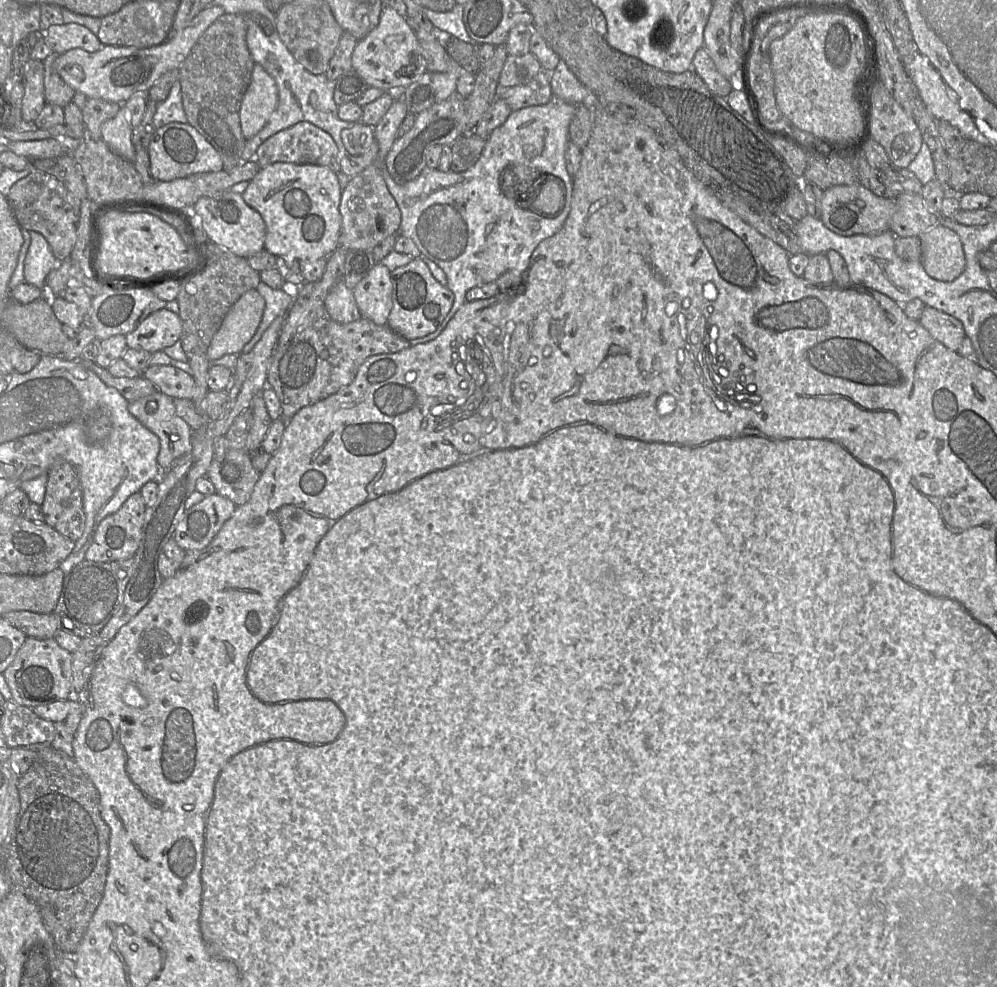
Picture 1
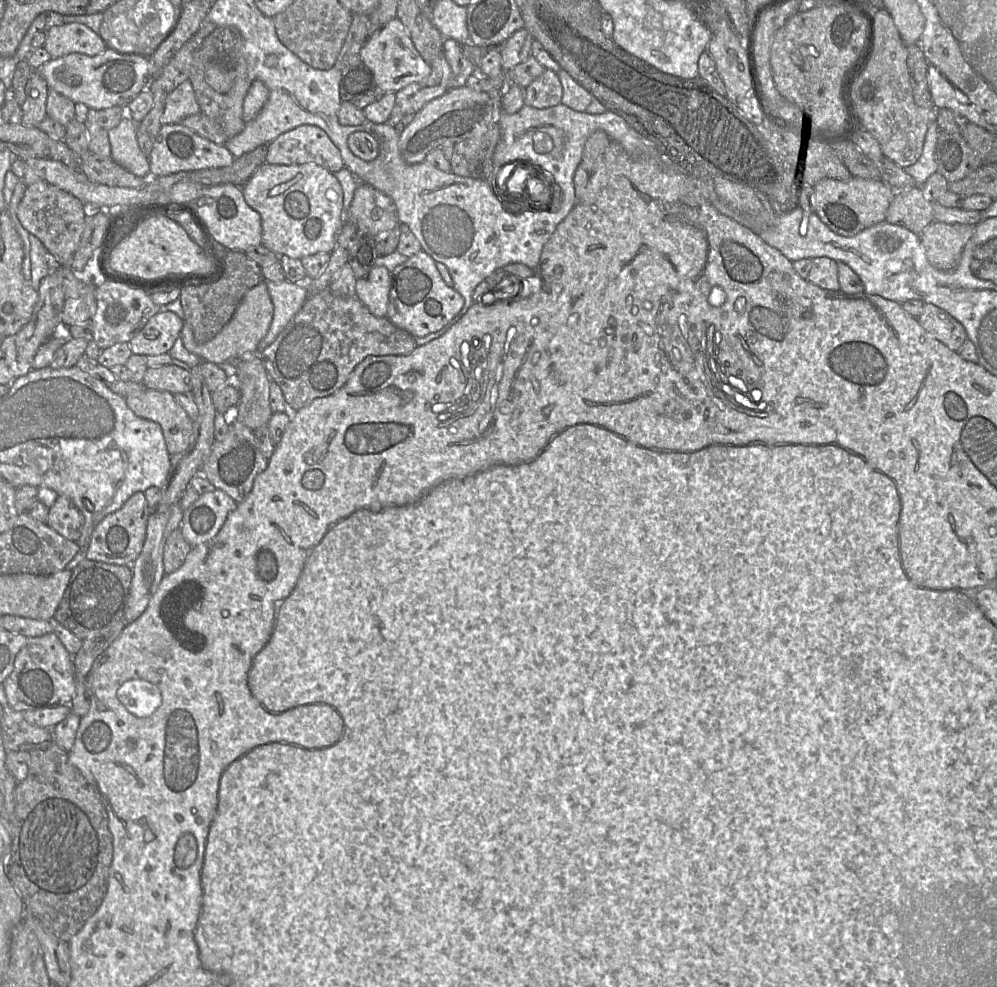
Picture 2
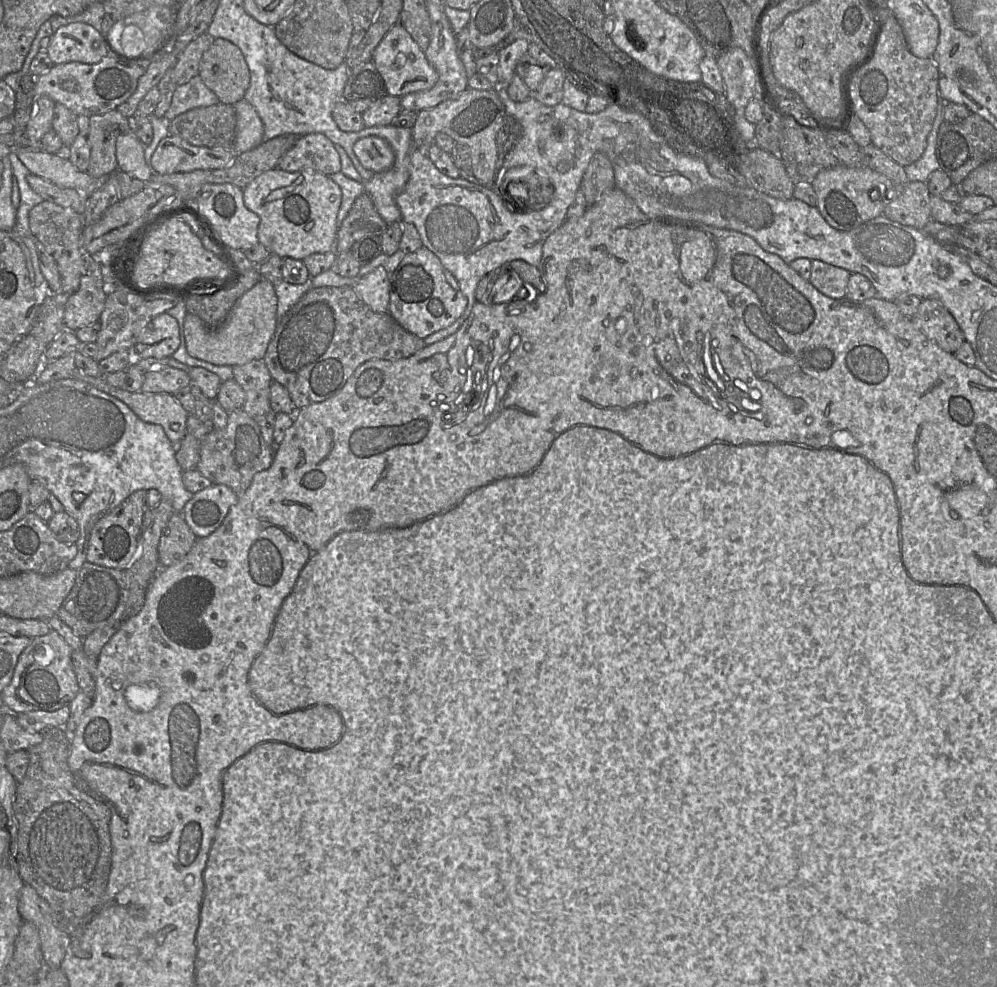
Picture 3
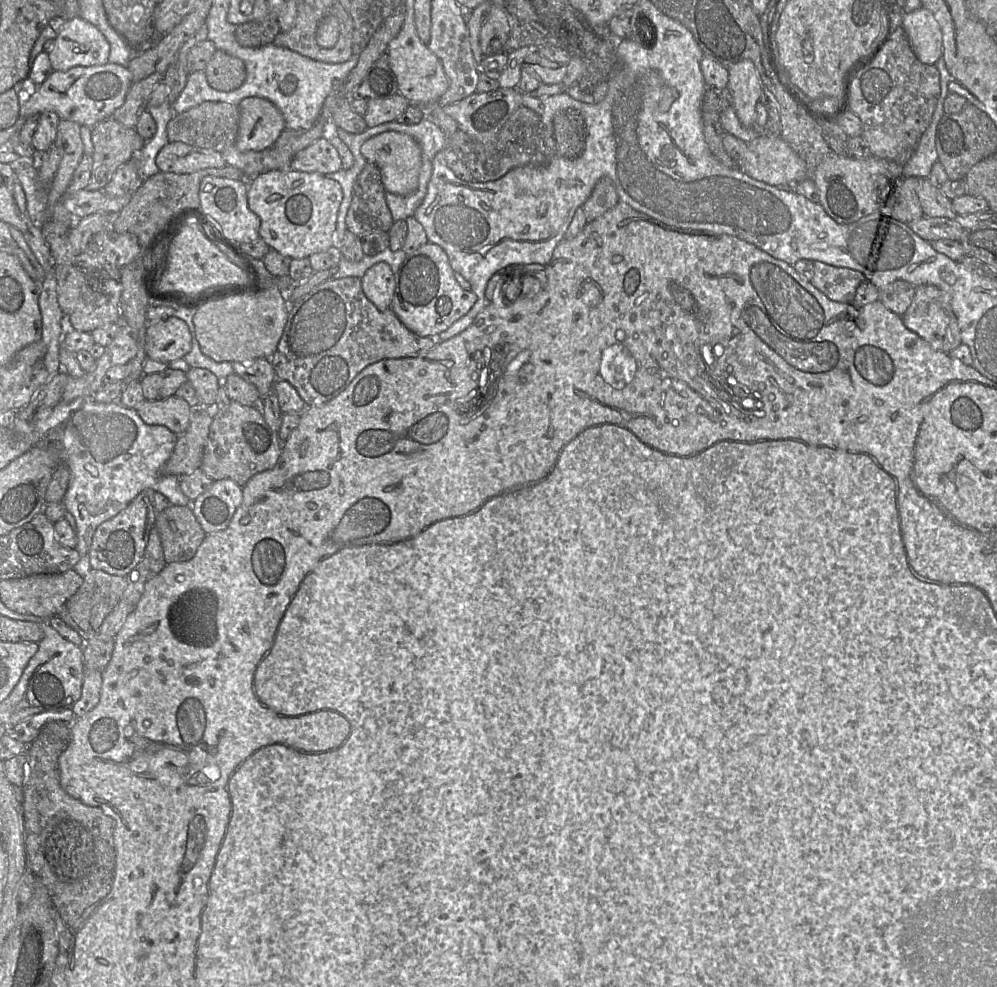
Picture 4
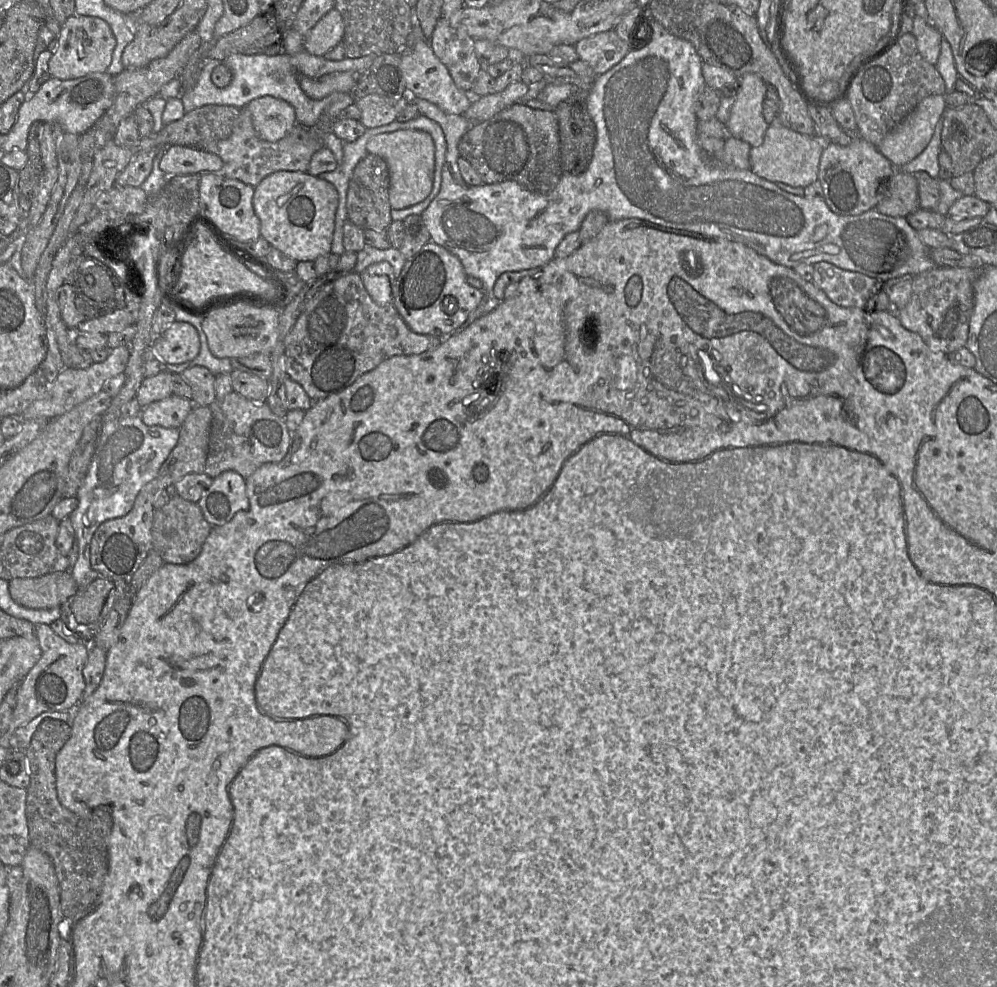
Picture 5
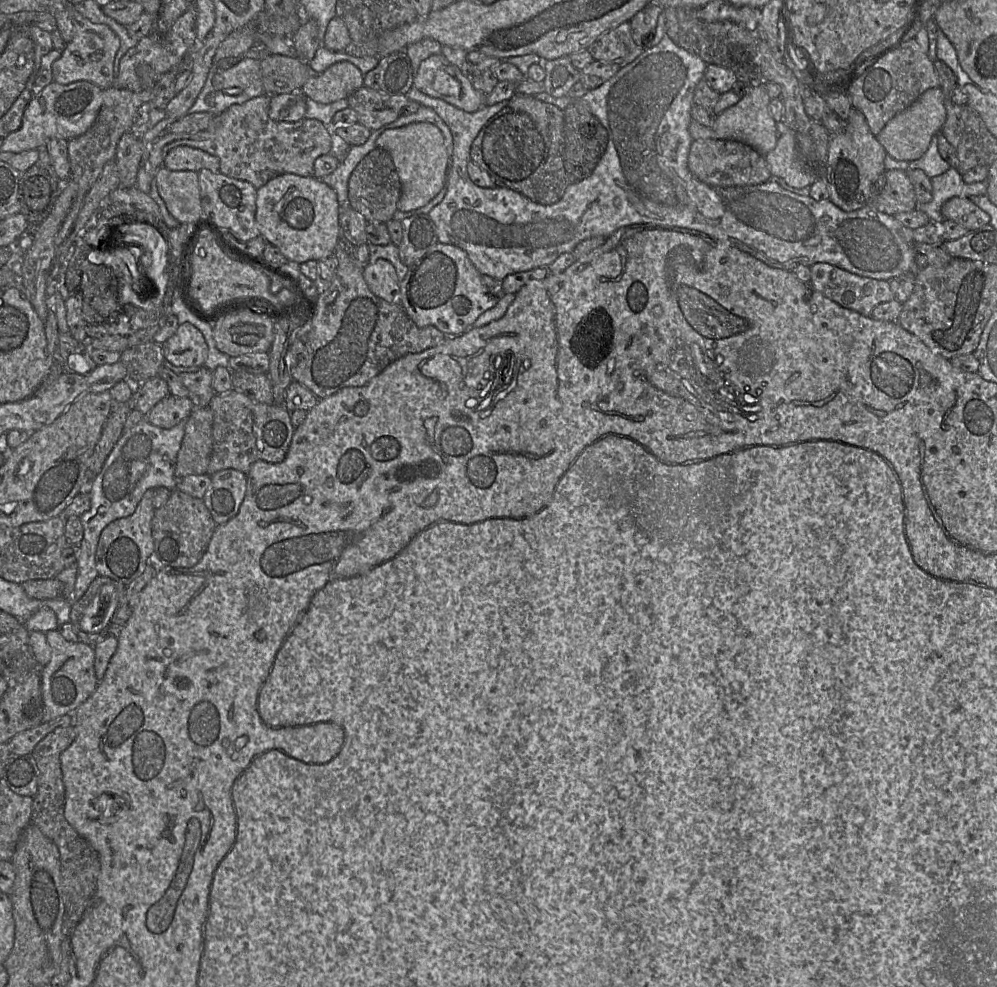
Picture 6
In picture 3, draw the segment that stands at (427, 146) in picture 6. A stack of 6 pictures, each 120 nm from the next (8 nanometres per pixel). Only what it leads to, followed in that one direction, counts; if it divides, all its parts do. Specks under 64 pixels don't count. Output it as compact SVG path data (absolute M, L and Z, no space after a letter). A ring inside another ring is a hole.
M364 137L355 143L353 149L362 166L374 173L388 171L394 166L394 151L382 138Z

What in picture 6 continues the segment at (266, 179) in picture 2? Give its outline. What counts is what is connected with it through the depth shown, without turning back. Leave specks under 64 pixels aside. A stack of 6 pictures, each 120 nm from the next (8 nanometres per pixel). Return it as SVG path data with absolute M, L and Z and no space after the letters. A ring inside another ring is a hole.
M285 174L275 177L257 189L256 223L260 236L269 245L277 247L293 265L307 261L321 261L335 254L341 239L340 204L336 192L316 177Z

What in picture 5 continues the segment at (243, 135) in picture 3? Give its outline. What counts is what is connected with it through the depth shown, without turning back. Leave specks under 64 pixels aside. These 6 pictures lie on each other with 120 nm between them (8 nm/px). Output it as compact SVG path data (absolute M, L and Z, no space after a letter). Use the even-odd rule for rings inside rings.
M262 96L247 104L253 127L262 140L276 142L285 137L297 124L291 104L272 96Z

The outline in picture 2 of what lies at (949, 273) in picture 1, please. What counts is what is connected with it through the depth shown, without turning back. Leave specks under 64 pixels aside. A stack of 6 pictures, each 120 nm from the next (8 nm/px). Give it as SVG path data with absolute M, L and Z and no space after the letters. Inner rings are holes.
M933 221L920 235L930 265L939 271L953 270L974 230L975 225Z

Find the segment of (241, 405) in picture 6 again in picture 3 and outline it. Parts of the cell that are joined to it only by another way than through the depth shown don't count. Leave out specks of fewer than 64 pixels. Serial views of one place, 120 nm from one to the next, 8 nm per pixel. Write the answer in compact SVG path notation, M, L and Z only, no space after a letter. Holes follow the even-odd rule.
M243 409L235 410L229 412L224 428L213 429L205 437L196 469L212 484L223 484L240 497L250 486L253 476L271 466L274 446L265 442L255 419Z

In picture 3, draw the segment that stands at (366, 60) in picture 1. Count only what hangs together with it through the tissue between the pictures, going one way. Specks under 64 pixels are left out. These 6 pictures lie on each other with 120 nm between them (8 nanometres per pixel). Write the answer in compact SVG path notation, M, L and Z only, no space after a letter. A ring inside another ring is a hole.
M400 23L395 24L384 36L374 50L371 60L381 73L388 95L391 96L402 97L412 92L430 89L439 78L438 72L427 60L424 51Z

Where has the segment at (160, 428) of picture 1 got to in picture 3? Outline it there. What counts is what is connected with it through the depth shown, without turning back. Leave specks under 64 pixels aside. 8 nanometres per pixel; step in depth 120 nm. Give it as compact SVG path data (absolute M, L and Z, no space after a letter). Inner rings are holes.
M76 366L74 378L116 397L125 403L142 421L161 425L174 445L177 445L185 436L189 413L172 394L129 392L123 388L115 388L105 381L103 375L100 377L85 375Z

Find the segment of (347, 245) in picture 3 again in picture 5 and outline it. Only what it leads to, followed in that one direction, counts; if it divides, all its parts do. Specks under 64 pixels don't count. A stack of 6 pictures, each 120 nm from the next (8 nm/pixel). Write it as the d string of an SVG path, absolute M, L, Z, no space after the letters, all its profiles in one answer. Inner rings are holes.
M368 154L355 168L347 195L348 220L363 230L388 230L393 222L389 198L390 171L380 156Z

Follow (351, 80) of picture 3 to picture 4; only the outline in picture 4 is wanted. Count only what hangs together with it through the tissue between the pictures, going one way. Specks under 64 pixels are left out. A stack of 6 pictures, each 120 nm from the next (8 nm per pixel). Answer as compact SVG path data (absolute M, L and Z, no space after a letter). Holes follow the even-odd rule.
M385 53L372 64L361 83L354 88L351 99L384 99L396 94L399 94L397 78Z

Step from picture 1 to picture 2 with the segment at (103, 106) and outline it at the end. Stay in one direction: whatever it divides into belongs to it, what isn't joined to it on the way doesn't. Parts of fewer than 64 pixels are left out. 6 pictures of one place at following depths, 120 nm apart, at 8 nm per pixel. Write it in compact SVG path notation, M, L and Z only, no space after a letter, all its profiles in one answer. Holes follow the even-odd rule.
M121 106L106 109L89 109L85 126L88 132L89 150L101 159L111 158L108 133L126 116Z

